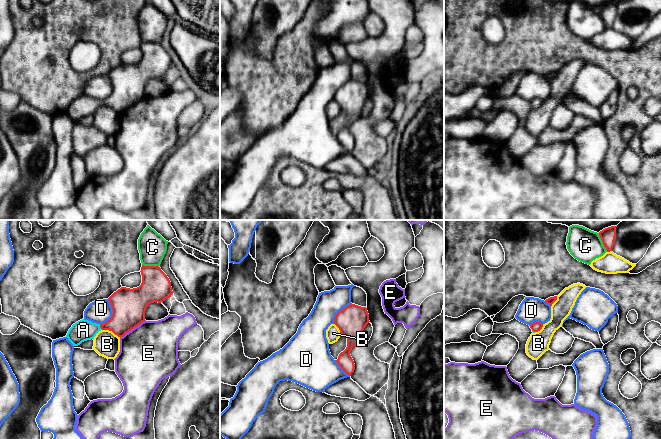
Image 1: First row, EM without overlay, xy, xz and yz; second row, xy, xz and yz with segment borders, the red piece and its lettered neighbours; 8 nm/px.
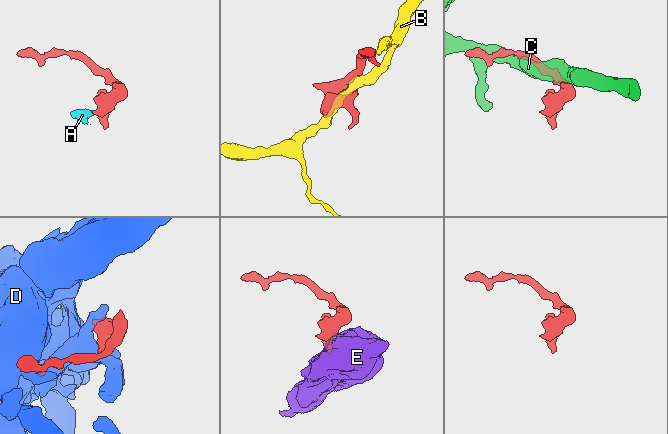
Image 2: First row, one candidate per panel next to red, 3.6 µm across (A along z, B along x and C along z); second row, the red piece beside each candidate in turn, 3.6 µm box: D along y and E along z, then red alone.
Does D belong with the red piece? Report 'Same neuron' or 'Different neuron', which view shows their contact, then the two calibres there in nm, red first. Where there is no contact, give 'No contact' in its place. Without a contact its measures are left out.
Different neuron. Touches red in xy. Thickness 280 nm (red) against 190 nm

